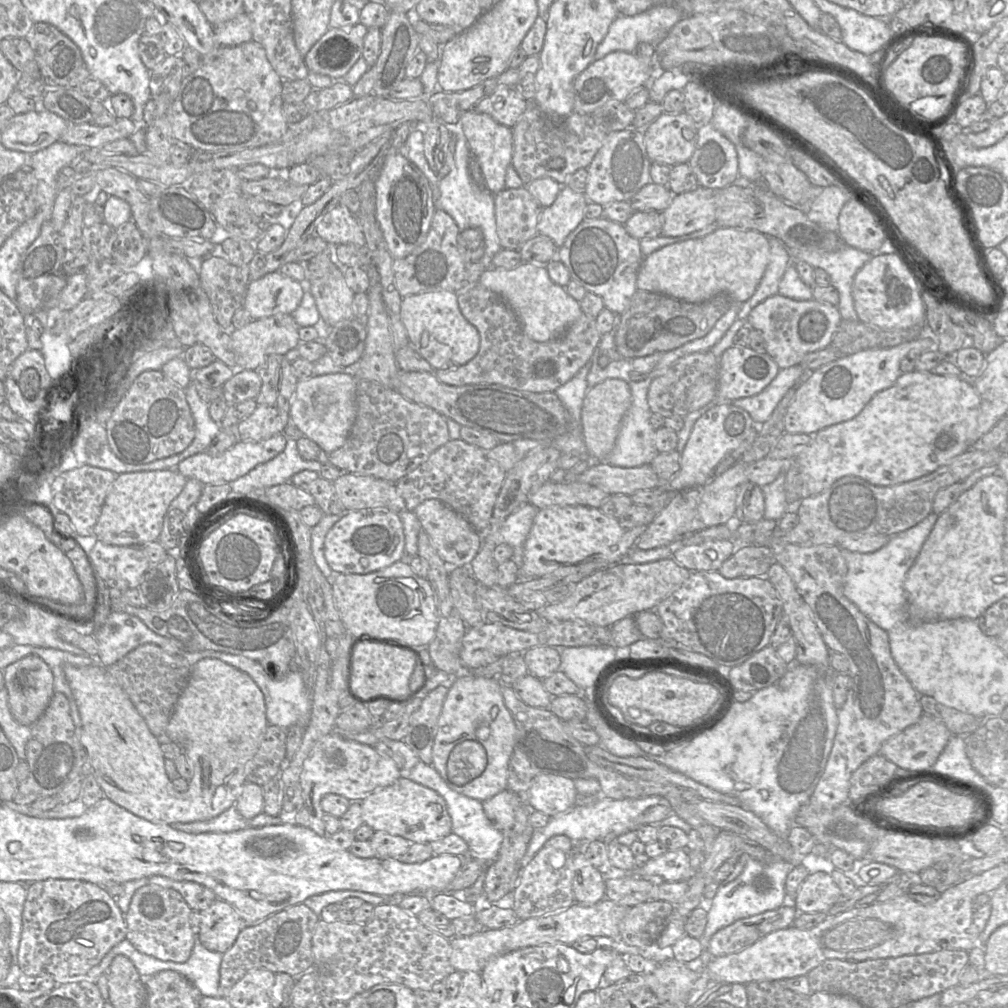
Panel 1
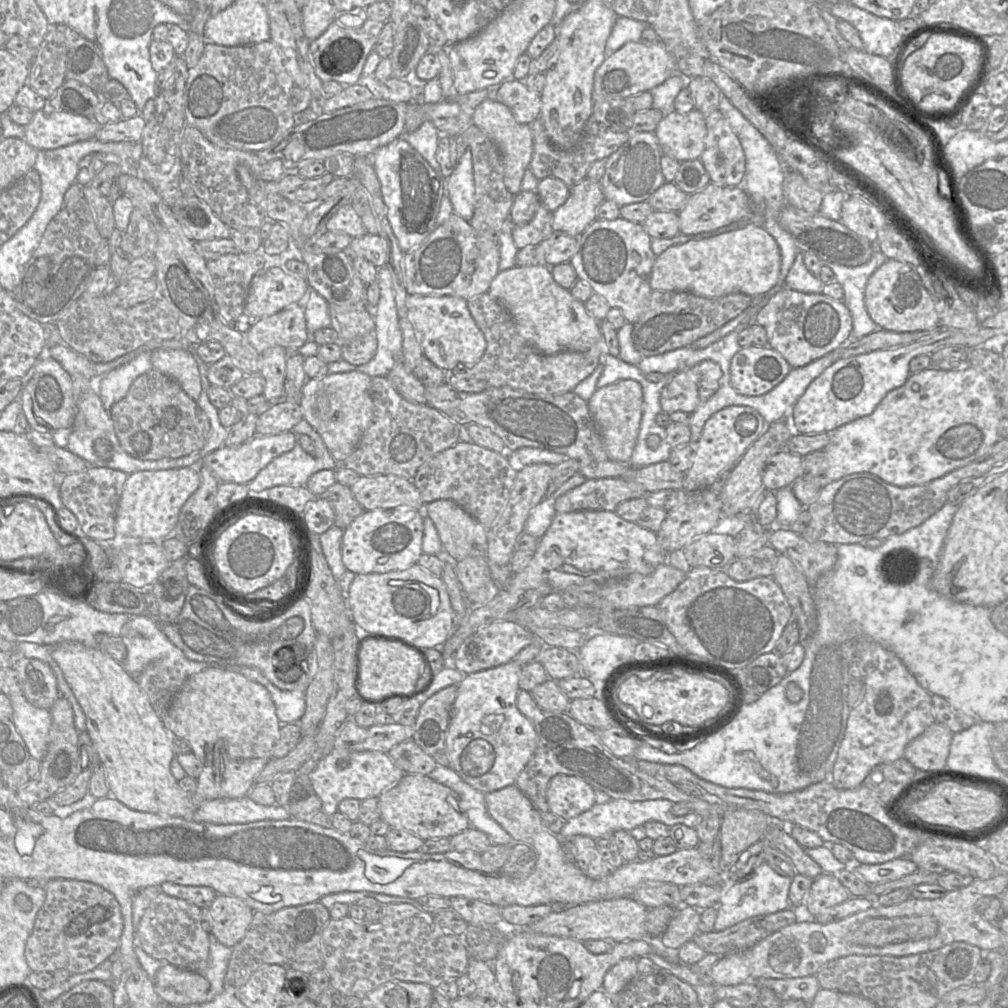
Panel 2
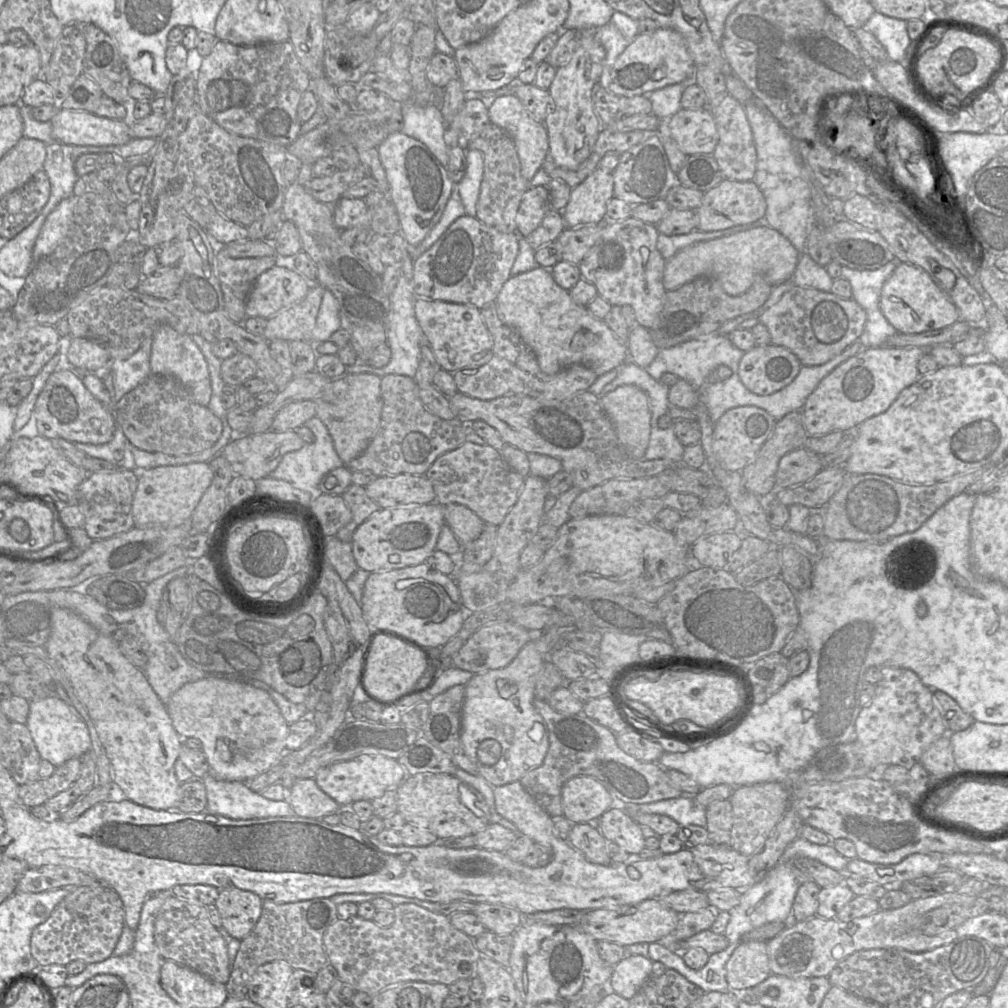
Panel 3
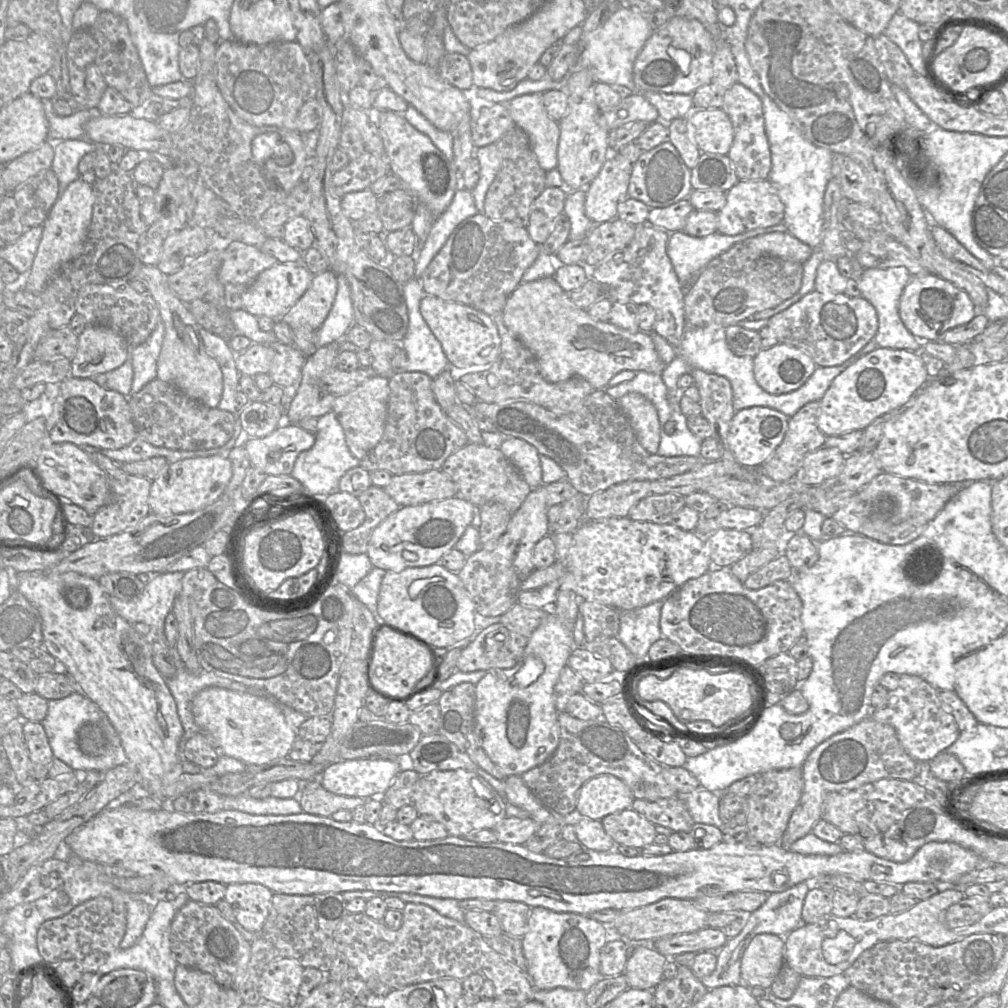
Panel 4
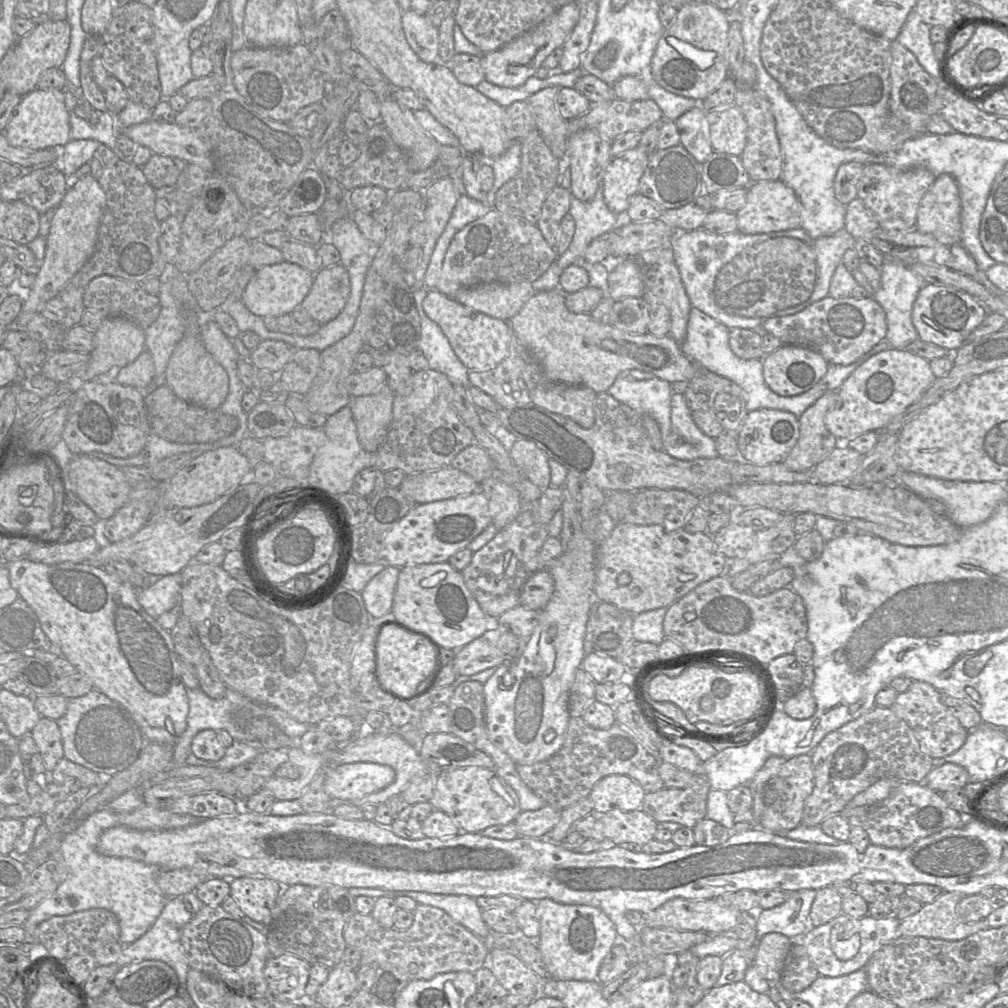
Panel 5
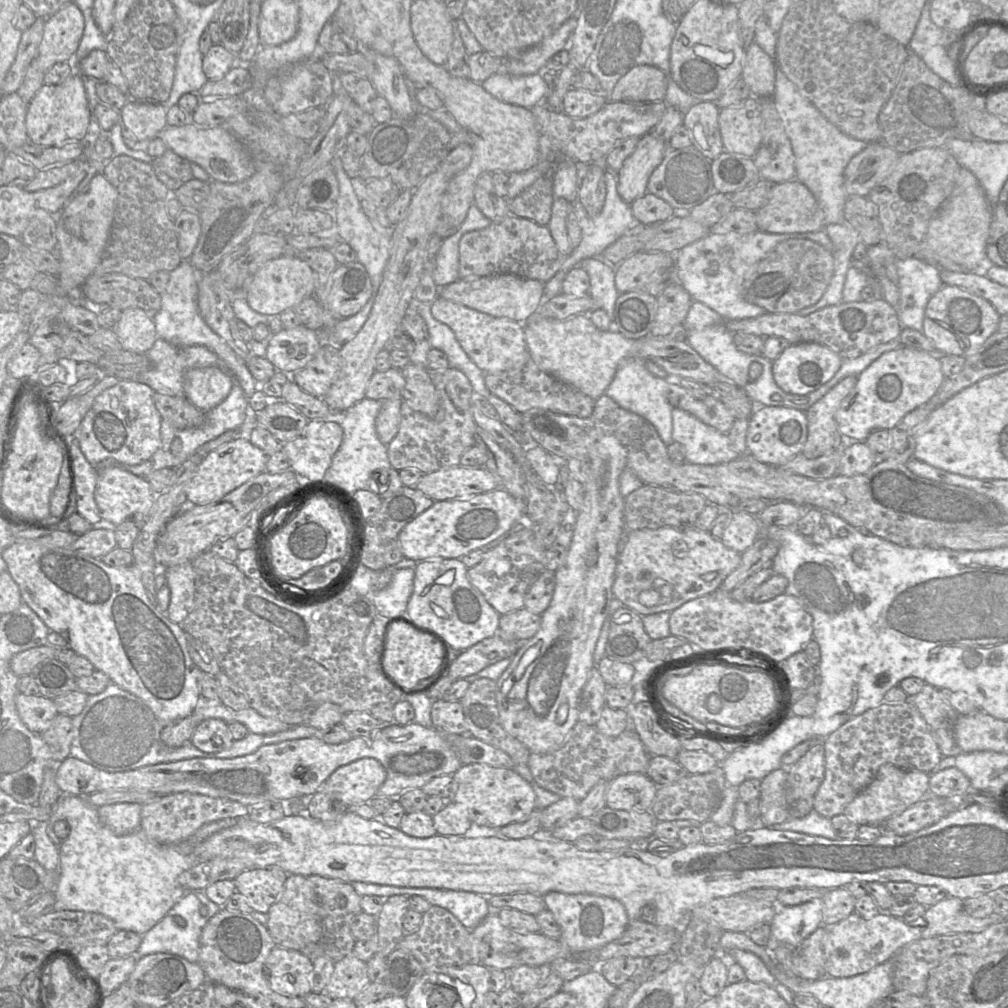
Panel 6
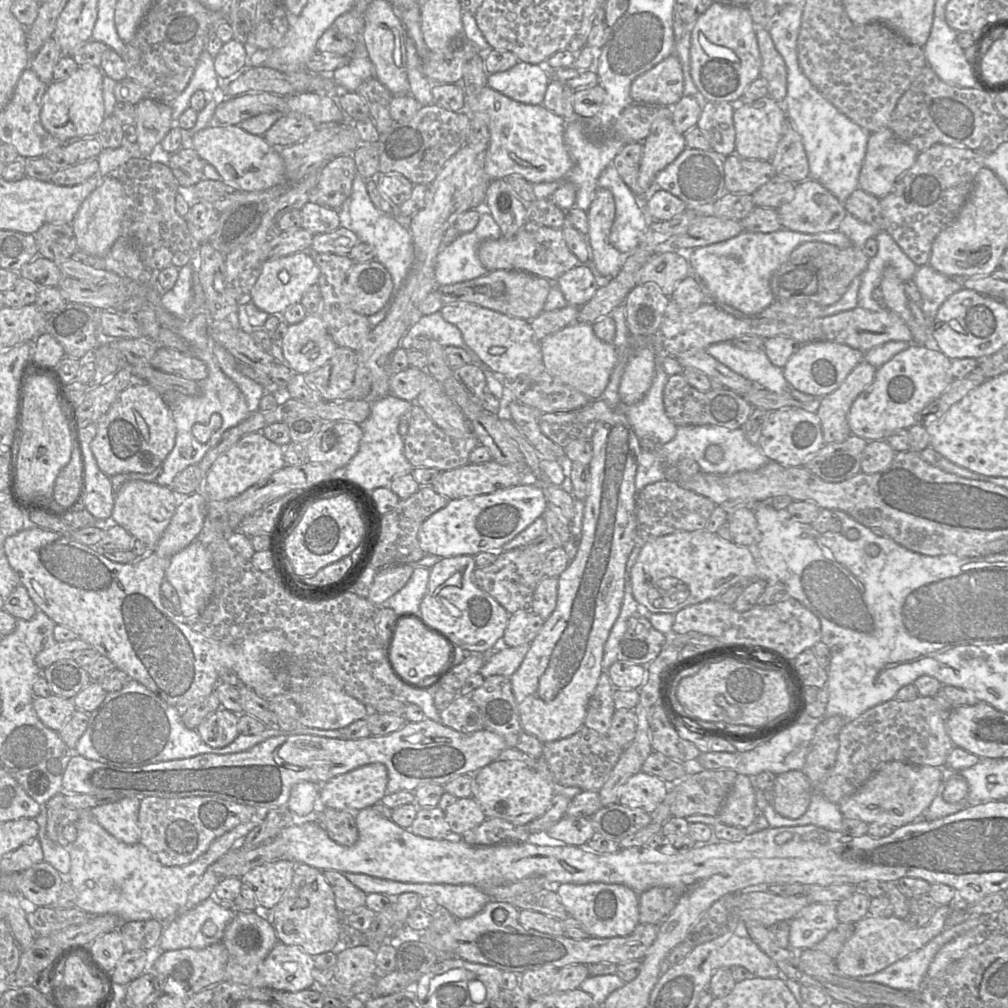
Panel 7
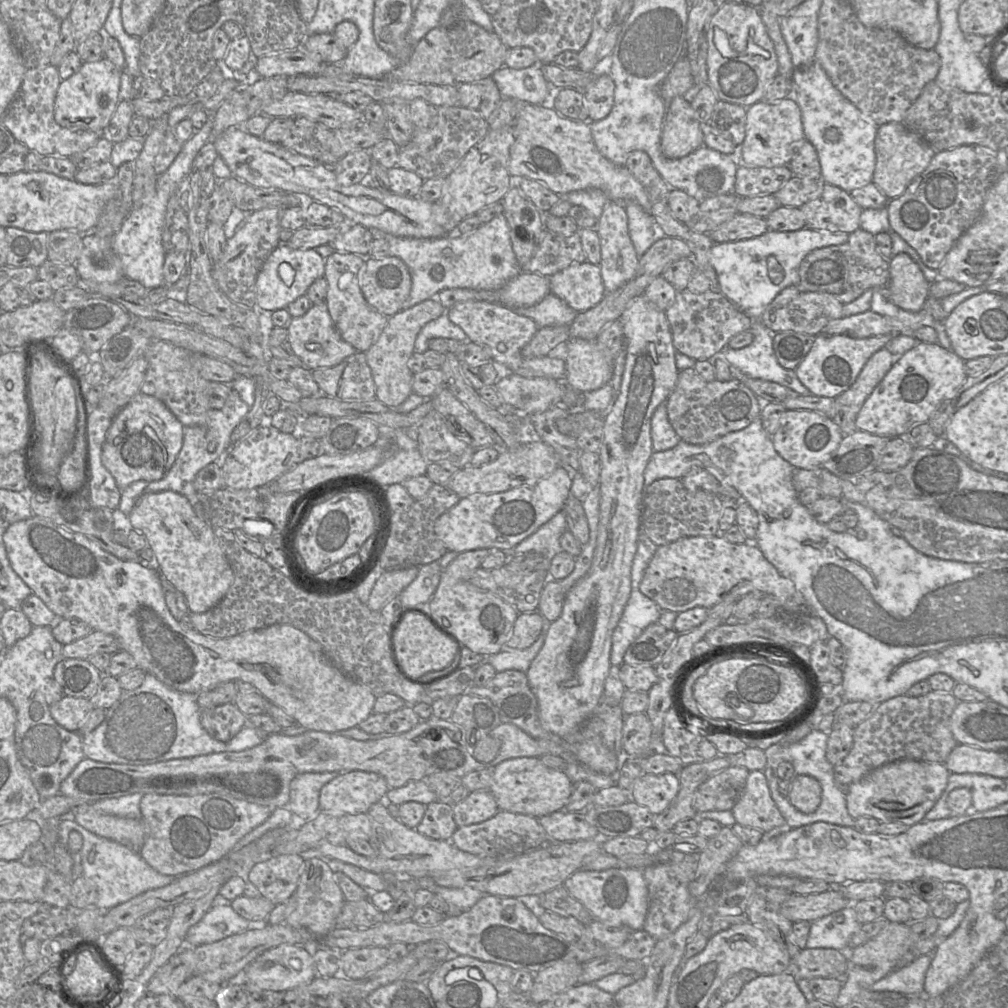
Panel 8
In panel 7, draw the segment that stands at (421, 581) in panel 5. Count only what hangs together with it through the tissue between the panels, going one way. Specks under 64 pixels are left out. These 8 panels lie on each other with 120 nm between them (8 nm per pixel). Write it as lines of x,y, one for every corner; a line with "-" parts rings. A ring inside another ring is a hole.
470,555
442,558
430,569
428,590
417,616
427,625
444,633
454,644
472,653
491,653
504,635
510,614
473,581
476,565

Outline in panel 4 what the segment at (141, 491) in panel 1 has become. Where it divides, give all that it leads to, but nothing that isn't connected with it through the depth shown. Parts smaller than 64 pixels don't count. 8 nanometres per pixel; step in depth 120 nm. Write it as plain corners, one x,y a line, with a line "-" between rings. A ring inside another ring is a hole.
227,455
196,457
171,463
165,473
151,481
148,504
150,512
161,516
194,512
217,501
232,477

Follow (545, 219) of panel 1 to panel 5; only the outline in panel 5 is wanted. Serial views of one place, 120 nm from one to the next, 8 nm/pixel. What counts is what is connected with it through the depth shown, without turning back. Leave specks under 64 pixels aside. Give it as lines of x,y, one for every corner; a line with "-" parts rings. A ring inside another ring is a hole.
635,147
612,157
601,184
605,204
611,212
625,215
631,197
638,194
639,181
648,165
650,155

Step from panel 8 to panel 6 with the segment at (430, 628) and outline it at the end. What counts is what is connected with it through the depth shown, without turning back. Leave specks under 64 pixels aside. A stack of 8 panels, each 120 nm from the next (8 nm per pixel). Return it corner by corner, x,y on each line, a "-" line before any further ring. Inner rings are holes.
395,622
386,631
382,668
394,683
408,691
436,671
442,655
442,645
434,637
416,631
405,622

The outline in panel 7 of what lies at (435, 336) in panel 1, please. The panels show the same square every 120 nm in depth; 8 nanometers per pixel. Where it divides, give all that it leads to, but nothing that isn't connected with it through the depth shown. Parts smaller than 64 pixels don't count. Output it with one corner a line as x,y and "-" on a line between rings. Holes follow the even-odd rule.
463,301
445,304
440,313
445,321
460,330
466,345
493,372
516,378
533,370
546,370
540,343
536,341
529,321

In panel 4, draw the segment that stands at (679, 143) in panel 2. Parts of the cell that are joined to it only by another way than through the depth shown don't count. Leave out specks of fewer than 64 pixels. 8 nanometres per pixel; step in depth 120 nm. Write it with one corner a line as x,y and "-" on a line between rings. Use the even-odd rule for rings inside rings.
721,108
695,109
687,119
702,153
728,154
734,130
728,115

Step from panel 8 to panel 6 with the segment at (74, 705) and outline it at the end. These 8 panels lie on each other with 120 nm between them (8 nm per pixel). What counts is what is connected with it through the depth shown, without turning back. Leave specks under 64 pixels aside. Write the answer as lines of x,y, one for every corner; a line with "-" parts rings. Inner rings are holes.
18,693
16,709
21,721
32,732
42,734
58,715
53,699
44,696
28,696

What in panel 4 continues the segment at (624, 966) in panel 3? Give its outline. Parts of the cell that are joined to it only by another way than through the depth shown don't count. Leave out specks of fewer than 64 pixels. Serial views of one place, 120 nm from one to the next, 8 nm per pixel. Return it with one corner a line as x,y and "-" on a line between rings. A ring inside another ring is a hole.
636,947
622,973
629,988
653,990
663,979
669,959
654,948

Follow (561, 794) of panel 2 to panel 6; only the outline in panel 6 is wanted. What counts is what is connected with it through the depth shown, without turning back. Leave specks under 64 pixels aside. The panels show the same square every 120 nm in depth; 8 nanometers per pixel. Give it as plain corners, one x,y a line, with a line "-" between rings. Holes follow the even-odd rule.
647,774
617,775
608,781
606,806
616,810
649,811
657,789

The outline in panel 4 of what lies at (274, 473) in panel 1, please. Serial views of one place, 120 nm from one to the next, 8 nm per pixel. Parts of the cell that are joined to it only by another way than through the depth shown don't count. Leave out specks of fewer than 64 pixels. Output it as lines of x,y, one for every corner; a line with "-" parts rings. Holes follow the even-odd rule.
332,411
318,418
317,430
314,445
299,454
290,475
307,488
312,495
329,495
340,491
340,479
350,469
358,467
360,460
349,451
344,430

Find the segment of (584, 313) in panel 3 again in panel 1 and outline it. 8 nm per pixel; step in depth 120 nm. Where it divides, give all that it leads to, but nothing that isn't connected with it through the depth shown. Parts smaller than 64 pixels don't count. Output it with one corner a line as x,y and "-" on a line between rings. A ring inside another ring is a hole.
523,262
512,269
487,268
478,282
508,302
524,334
536,342
547,342
561,336
582,314
580,302
550,279
544,264

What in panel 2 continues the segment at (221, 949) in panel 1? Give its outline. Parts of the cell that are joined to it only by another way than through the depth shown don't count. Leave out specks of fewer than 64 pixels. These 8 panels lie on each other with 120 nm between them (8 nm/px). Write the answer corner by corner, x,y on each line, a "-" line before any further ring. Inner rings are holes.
219,894
208,907
211,930
217,941
233,948
245,936
254,911
240,898

